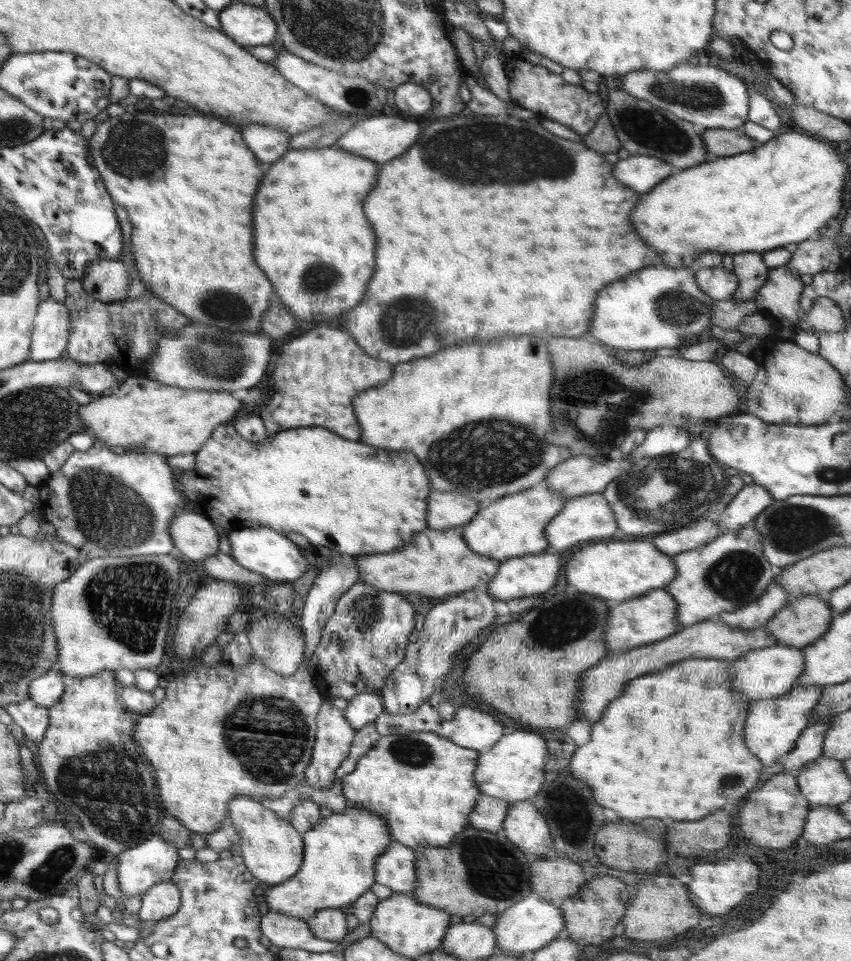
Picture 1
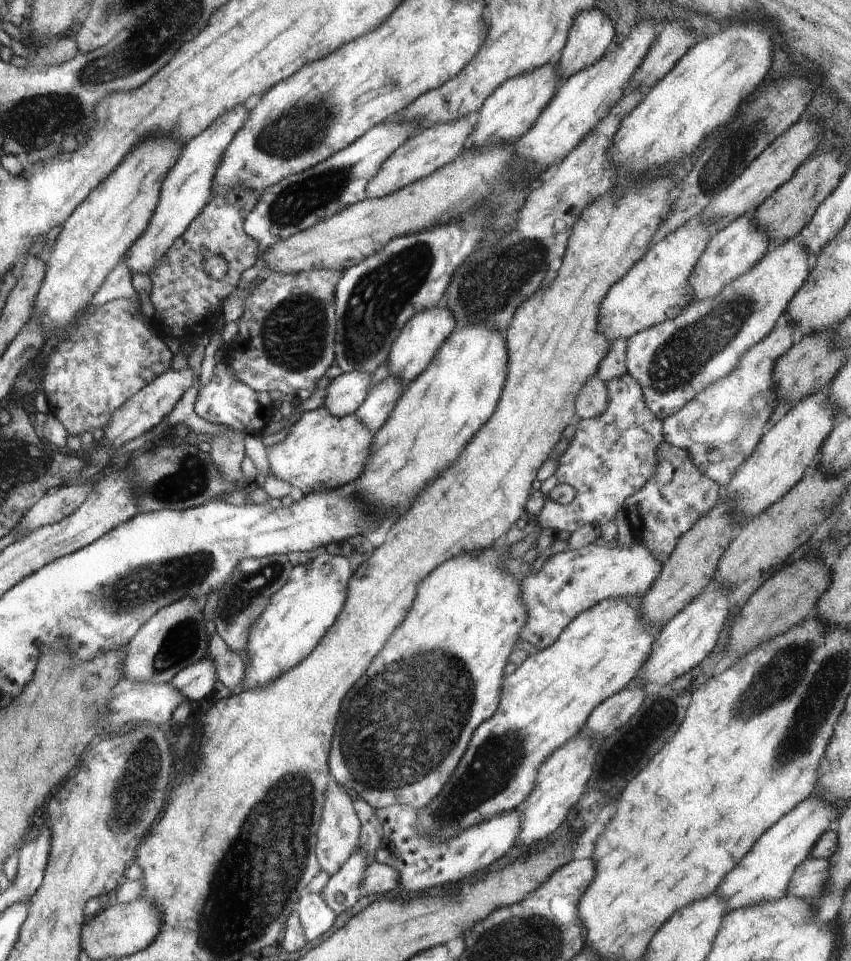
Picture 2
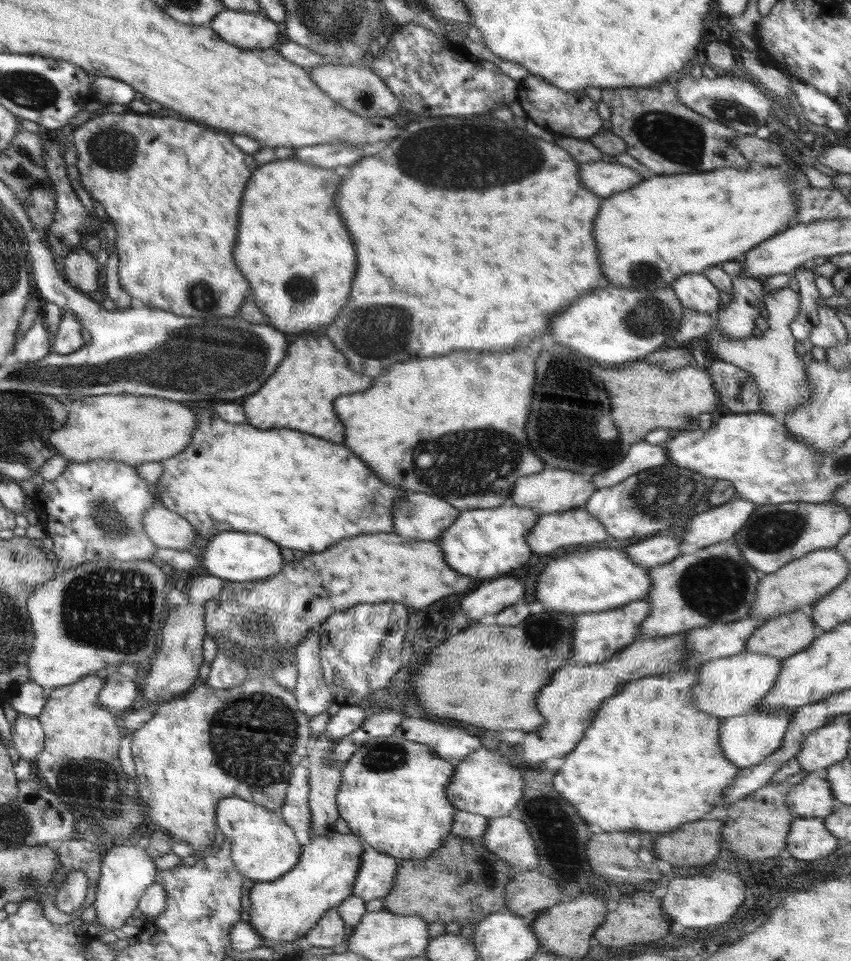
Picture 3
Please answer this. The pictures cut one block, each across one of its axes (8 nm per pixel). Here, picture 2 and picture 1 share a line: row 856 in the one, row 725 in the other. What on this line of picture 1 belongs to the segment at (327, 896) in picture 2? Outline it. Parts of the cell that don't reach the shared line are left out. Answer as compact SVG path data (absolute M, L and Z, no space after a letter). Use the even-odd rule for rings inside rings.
M363 692L349 701L343 715L354 730L360 730L367 724L374 723L383 711L379 692Z

